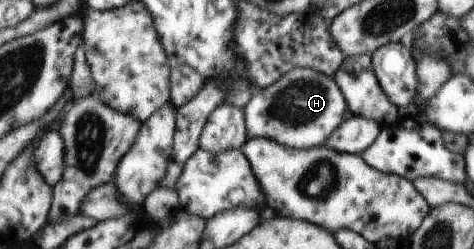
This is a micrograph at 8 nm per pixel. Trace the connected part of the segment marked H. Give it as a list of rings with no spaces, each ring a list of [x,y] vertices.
[[[296,68],[270,86],[258,89],[242,109],[248,139],[265,138],[288,148],[307,149],[322,145],[338,124],[348,118],[346,106],[333,77]]]

